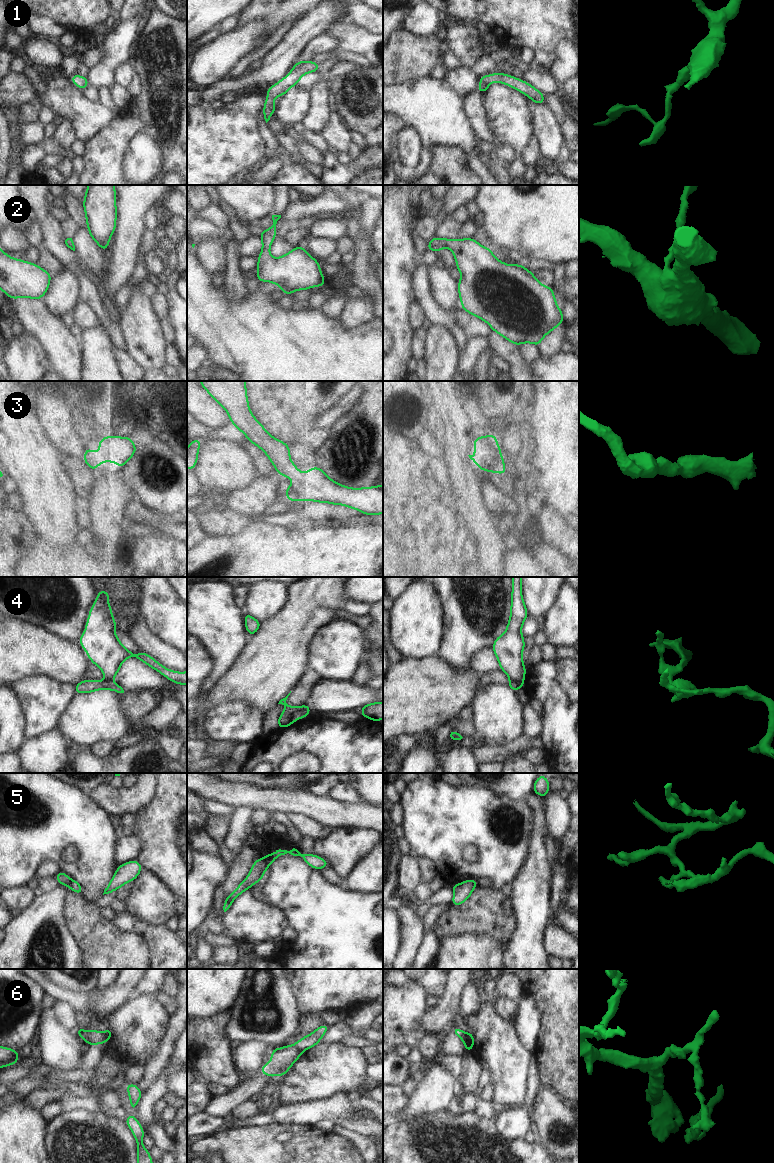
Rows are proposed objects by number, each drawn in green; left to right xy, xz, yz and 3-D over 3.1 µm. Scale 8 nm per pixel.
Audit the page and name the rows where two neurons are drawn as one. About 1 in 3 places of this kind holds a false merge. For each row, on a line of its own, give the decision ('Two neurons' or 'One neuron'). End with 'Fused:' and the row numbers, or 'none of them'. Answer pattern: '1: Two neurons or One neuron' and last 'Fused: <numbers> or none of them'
1: One neuron
2: One neuron
3: One neuron
4: Two neurons
5: Two neurons
6: Two neurons
Fused: 4, 5, 6

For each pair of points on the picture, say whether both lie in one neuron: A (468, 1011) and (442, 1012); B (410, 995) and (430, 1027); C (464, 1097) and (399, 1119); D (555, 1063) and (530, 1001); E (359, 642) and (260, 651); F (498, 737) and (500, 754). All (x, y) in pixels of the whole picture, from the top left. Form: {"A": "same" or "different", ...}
{"A": "different", "B": "different", "C": "different", "D": "different", "E": "different", "F": "different"}

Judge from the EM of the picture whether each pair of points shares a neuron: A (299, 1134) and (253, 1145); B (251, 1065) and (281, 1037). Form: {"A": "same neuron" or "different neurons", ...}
{"A": "same neuron", "B": "different neurons"}

